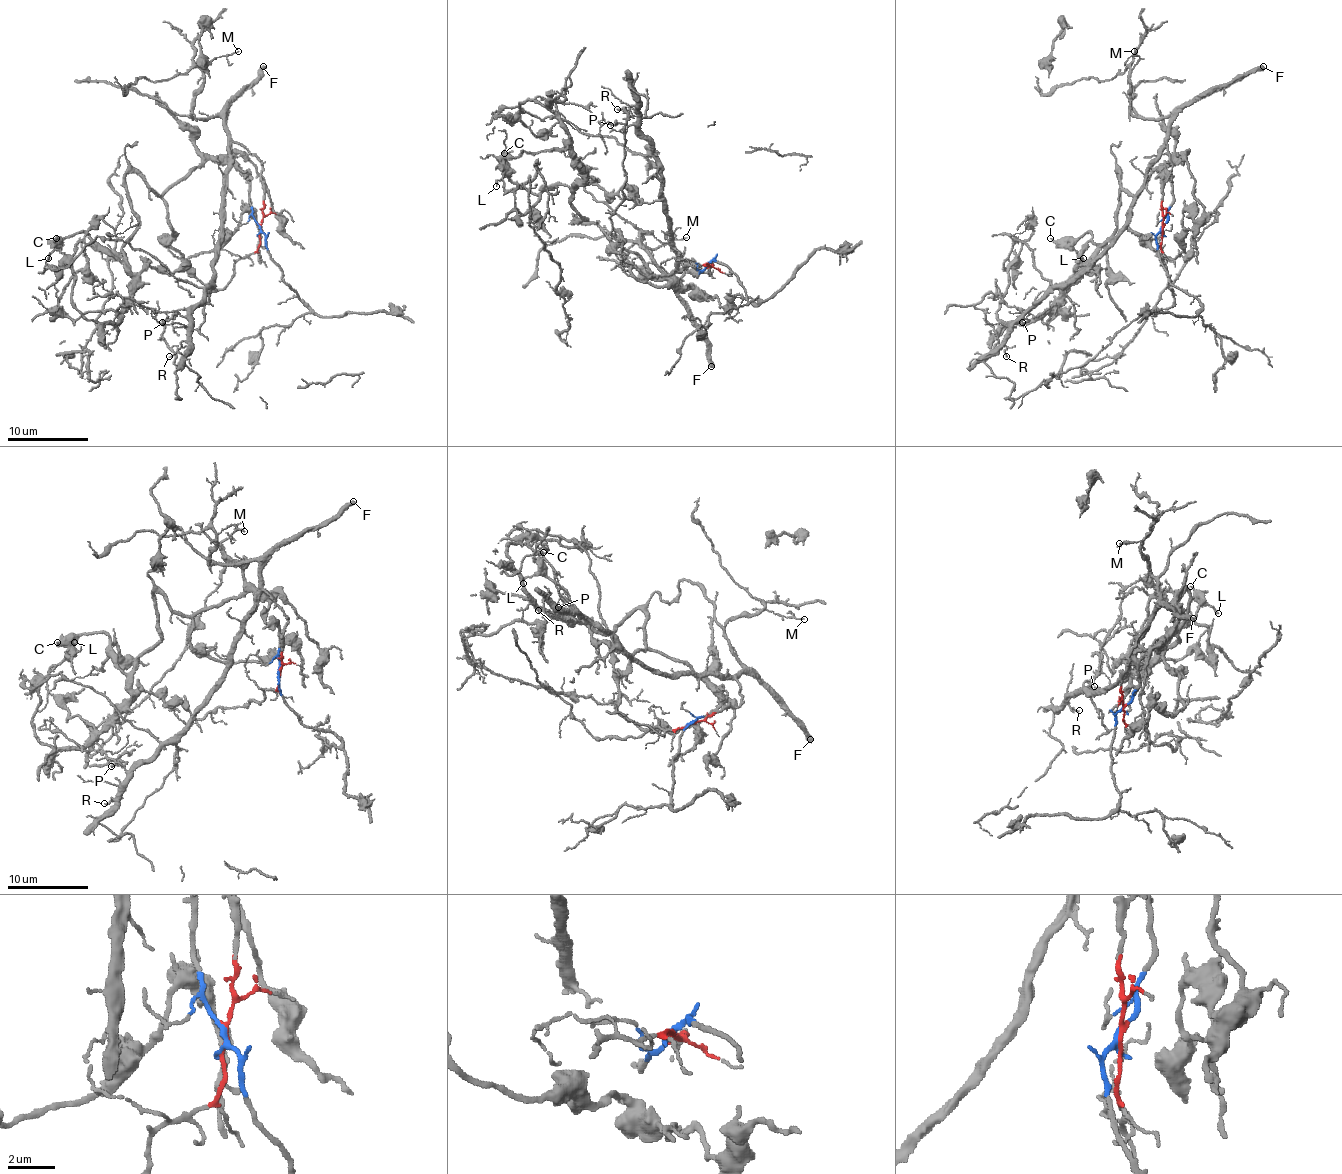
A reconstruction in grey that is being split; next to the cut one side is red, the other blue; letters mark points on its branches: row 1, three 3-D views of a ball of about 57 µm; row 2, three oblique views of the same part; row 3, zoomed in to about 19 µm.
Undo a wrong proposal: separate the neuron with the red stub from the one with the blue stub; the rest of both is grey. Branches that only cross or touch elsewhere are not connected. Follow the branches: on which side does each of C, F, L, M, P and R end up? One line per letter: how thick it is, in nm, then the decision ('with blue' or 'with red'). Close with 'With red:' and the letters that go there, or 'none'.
C: 140 nm | with blue
F: 460 nm | with red
L: 150 nm | with blue
M: 110 nm | with red
P: 130 nm | with red
R: 120 nm | with red
With red: F, M, P, R

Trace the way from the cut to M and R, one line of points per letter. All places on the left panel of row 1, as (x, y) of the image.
M: (259, 227), (261, 163), (231, 138), (221, 116), (194, 118), (192, 110), (202, 70), (217, 58), (239, 51)
R: (259, 227), (263, 217), (261, 163), (233, 143), (225, 223), (211, 288), (190, 312), (190, 335), (168, 357)

